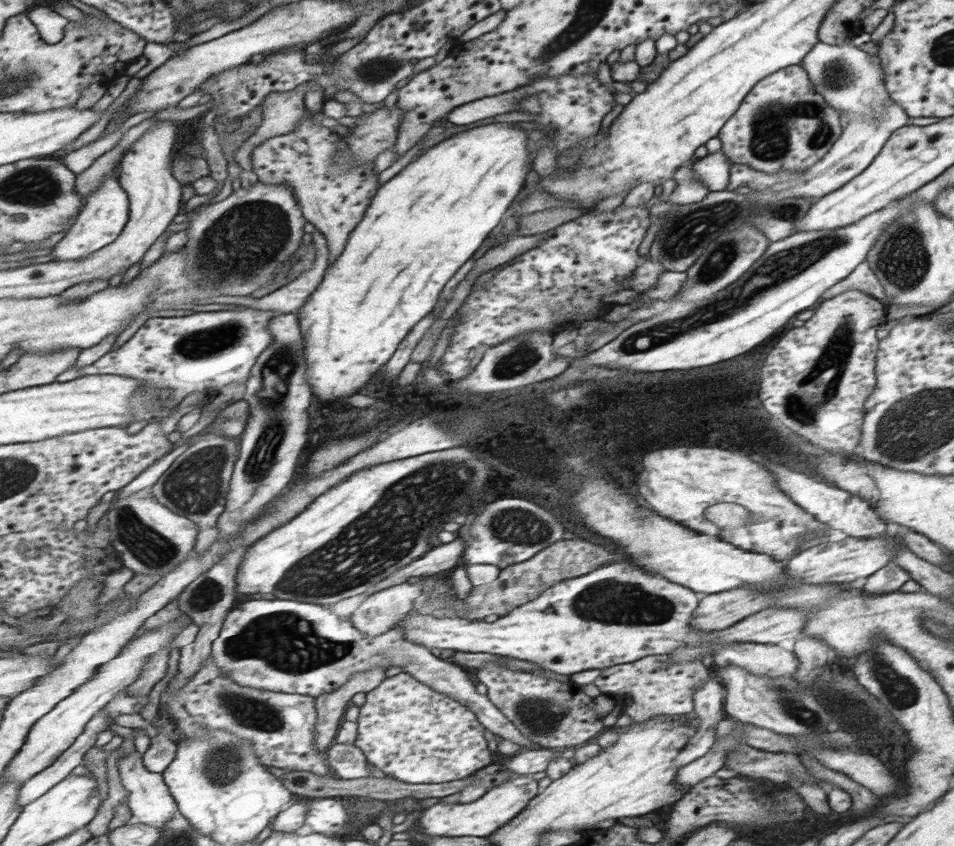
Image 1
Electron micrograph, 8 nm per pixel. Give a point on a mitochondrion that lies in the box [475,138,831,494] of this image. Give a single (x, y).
(684, 233)

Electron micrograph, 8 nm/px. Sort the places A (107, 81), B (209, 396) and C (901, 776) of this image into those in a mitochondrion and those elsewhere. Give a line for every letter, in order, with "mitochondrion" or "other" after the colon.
A: other
B: other
C: other

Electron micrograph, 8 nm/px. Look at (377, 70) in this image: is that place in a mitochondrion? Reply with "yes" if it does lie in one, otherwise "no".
yes

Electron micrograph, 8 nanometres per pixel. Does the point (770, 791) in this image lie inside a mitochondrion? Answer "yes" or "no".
no

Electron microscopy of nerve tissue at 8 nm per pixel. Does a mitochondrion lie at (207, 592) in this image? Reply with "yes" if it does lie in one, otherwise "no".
yes

